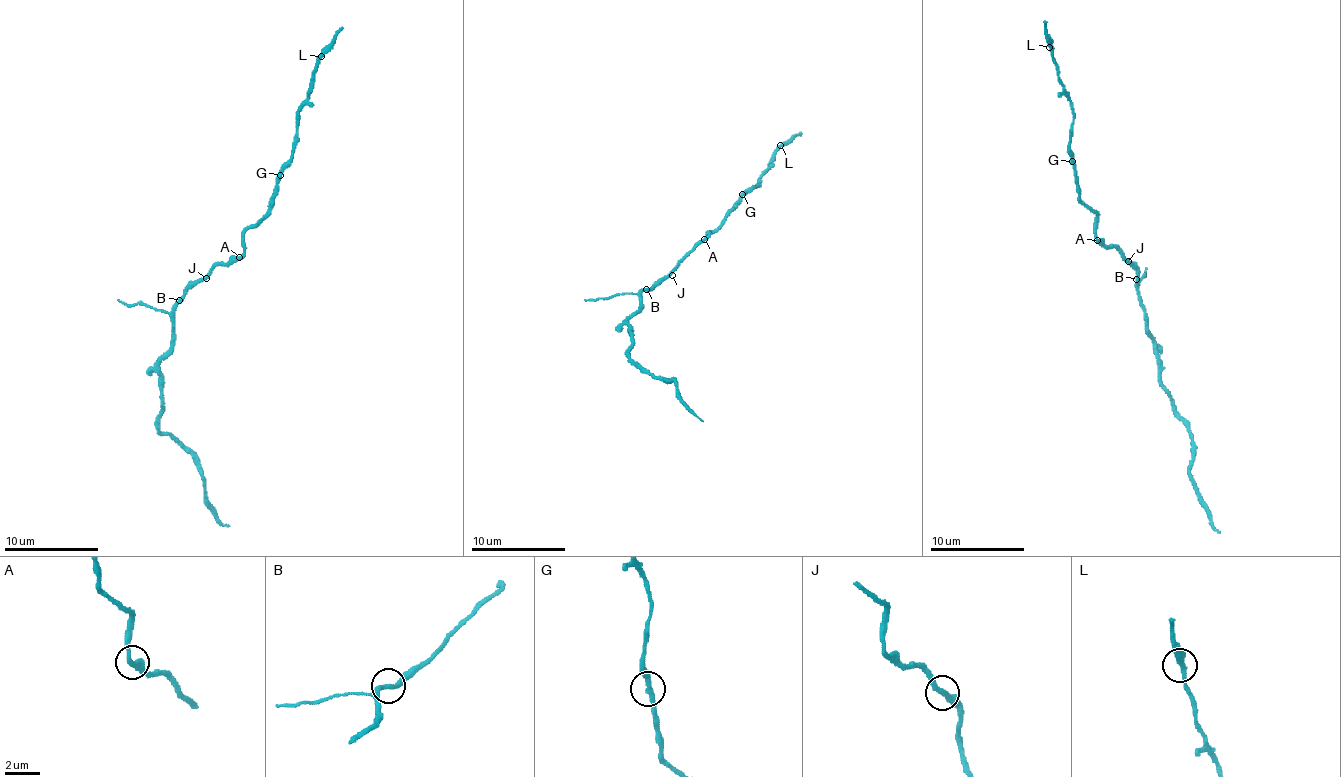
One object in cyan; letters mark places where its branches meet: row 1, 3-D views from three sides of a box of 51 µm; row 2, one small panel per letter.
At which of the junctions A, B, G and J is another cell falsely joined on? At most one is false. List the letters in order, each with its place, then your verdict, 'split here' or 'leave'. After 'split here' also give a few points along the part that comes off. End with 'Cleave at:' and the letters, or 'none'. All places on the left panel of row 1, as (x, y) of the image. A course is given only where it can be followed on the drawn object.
A: place (239, 257); leave
B: place (179, 300); leave
G: place (280, 175); leave
J: place (206, 278); leave
Cleave at: none

